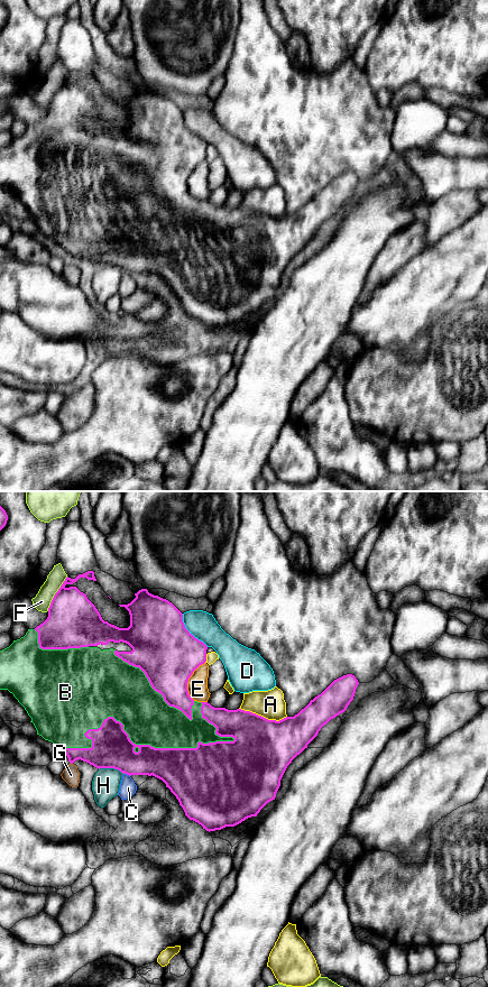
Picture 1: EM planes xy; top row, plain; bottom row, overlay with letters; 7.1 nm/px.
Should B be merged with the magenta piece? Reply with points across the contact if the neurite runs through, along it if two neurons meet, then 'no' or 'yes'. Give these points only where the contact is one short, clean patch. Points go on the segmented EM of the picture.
yes

